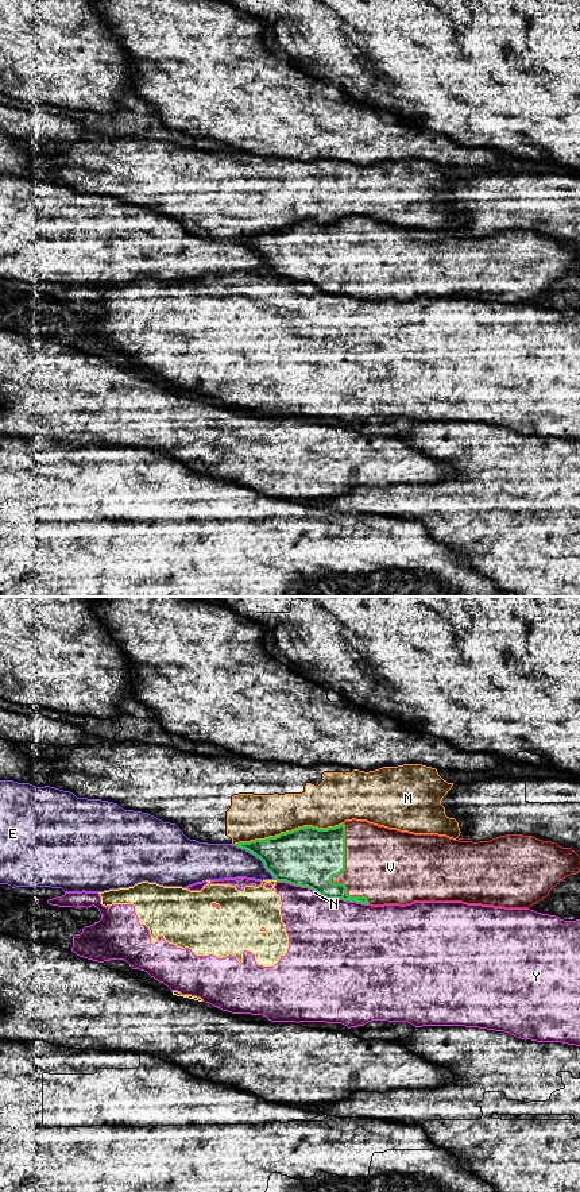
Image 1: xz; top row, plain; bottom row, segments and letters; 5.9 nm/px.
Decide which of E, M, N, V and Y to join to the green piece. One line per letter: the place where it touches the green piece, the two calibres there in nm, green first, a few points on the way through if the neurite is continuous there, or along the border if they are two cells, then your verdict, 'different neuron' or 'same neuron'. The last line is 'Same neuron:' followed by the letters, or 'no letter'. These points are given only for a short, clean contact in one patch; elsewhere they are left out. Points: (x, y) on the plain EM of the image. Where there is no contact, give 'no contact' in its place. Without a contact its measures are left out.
E: xz (258, 251) | 320/220 nm | different neuron
M: xz (287, 227) | 360/280 nm | different neuron
N: xz (316, 286) | 360/20 nm | along xz (313, 285), (317, 288) | different neuron
V: xz (337, 270) | 360/400 nm | same neuron
Y: xz (343, 294) | 240/500 nm | different neuron
Same neuron: V

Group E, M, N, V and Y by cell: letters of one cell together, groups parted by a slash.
E / M / N Y / V

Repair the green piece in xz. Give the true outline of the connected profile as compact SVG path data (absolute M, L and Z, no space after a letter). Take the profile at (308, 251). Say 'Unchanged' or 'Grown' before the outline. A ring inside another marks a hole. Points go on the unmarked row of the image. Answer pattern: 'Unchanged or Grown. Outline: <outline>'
Grown. Outline: M356 215L328 224L303 221L235 240L259 252L277 277L312 283L326 294L371 301L463 297L529 304L546 293L562 274L580 267L580 251L575 246L533 231L506 229L490 236L459 236Z

